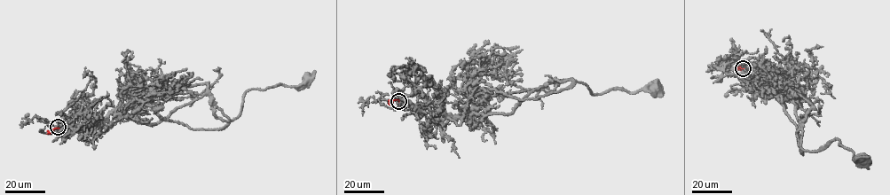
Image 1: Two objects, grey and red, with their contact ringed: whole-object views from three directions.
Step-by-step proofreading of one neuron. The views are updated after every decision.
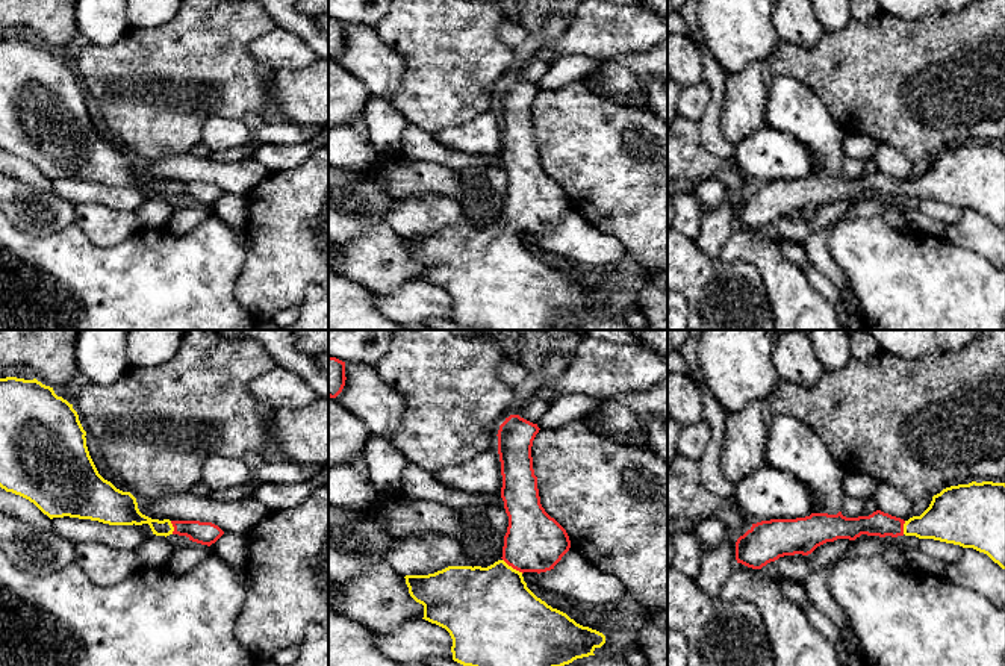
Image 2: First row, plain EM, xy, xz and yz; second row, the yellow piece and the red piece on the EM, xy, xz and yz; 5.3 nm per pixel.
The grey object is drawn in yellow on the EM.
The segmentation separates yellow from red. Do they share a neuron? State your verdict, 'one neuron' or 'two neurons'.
one neuron

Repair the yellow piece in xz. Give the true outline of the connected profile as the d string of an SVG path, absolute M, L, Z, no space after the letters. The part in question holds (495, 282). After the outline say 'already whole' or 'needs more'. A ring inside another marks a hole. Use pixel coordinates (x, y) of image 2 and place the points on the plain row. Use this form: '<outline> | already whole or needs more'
M510 76L498 91L501 159L509 177L502 218L487 229L448 227L428 236L406 236L410 257L424 266L425 282L445 289L453 300L453 321L475 330L554 330L577 319L595 316L605 297L583 288L566 274L537 259L524 242L524 233L546 233L569 212L566 191L540 165L531 107L539 94L519 76Z | needs more

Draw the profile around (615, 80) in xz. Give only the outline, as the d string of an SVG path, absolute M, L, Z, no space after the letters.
M616 59L602 61L598 89L605 97L637 97L639 85L634 74L621 67Z

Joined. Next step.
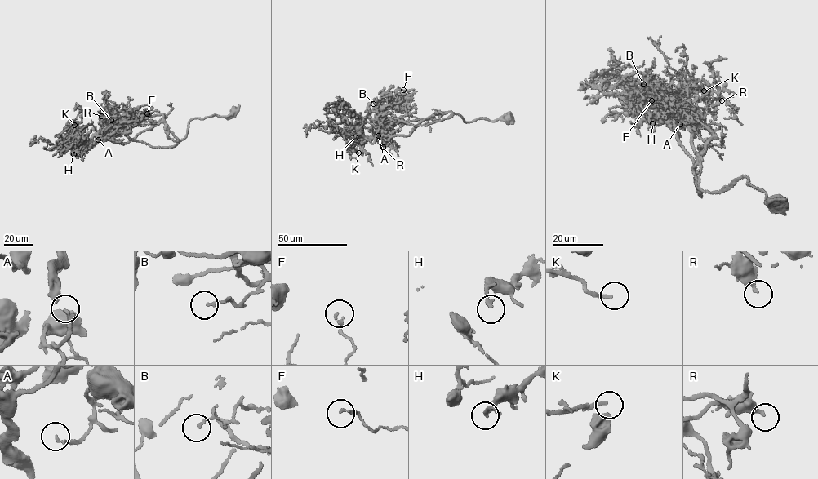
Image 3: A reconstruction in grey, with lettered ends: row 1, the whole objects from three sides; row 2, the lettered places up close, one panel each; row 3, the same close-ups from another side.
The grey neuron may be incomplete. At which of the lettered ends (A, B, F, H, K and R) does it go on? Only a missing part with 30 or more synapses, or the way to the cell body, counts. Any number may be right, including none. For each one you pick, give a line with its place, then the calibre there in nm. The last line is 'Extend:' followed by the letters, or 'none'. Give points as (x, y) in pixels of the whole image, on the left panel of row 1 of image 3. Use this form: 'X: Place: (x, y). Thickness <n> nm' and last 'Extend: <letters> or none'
A: Place: (98, 139). Thickness 160 nm
Extend: A

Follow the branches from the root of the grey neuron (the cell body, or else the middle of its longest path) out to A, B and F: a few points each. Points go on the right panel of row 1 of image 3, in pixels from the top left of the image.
A: (776, 202), (744, 175), (703, 190), (706, 148), (698, 156), (688, 118), (680, 124)
B: (776, 202), (766, 203), (744, 175), (699, 193), (673, 113), (643, 84)
F: (776, 202), (766, 203), (744, 175), (717, 191), (703, 190), (700, 157), (716, 135), (651, 100)

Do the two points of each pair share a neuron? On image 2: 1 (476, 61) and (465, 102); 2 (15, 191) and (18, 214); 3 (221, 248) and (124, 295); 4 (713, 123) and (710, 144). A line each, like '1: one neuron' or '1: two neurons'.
1: one neuron
2: one neuron
3: one neuron
4: one neuron

